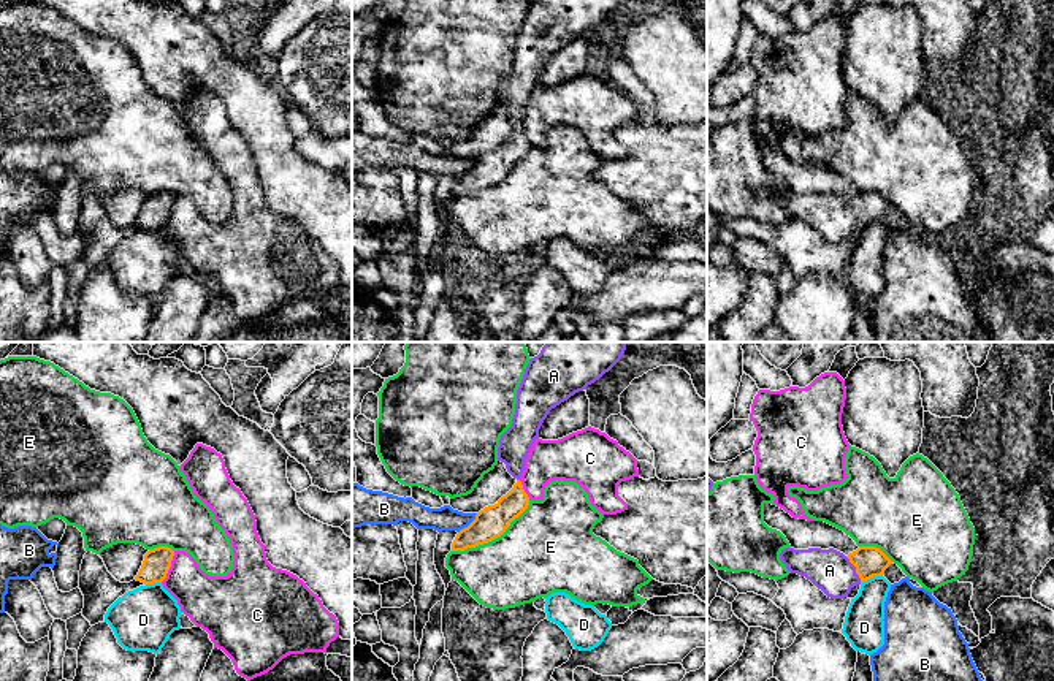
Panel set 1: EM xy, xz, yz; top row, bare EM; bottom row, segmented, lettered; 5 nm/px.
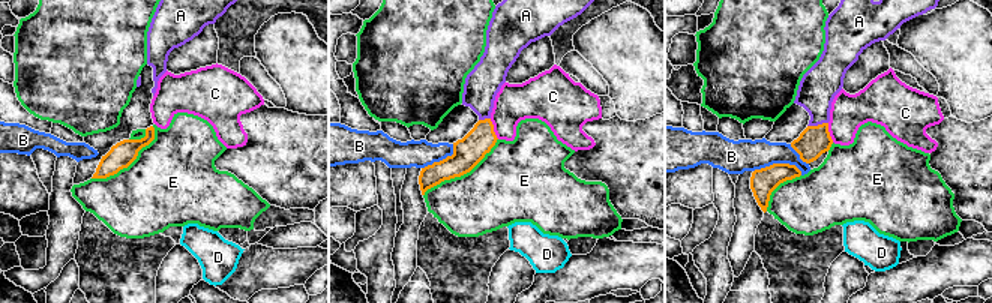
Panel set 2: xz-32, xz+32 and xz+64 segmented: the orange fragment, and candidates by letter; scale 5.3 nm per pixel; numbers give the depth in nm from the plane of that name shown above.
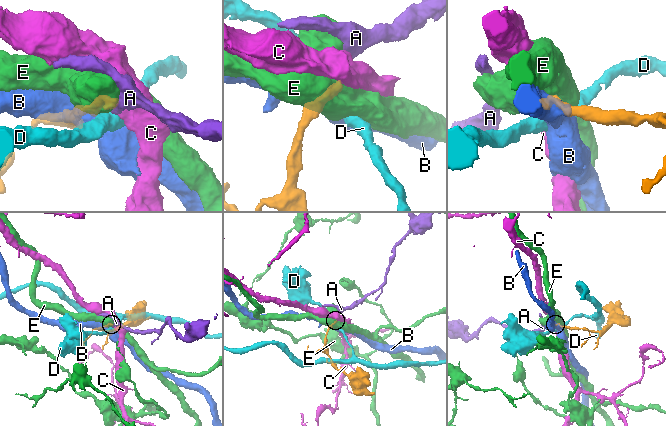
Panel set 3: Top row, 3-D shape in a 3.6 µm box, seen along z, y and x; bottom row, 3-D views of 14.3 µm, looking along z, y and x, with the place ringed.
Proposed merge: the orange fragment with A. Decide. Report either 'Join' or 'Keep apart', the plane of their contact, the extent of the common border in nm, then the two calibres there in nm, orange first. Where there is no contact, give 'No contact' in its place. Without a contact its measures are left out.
Join. Touches orange in yz. Shared border 160 nm. Thickness 160 nm (orange) against 220 nm

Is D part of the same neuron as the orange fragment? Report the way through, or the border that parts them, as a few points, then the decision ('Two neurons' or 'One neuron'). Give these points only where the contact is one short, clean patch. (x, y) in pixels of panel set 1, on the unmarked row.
Boundary: yz (882, 219), (861, 228). Two neurons

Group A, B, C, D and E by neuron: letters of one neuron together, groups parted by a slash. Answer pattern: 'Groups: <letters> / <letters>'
Groups: A / B / C / D / E

